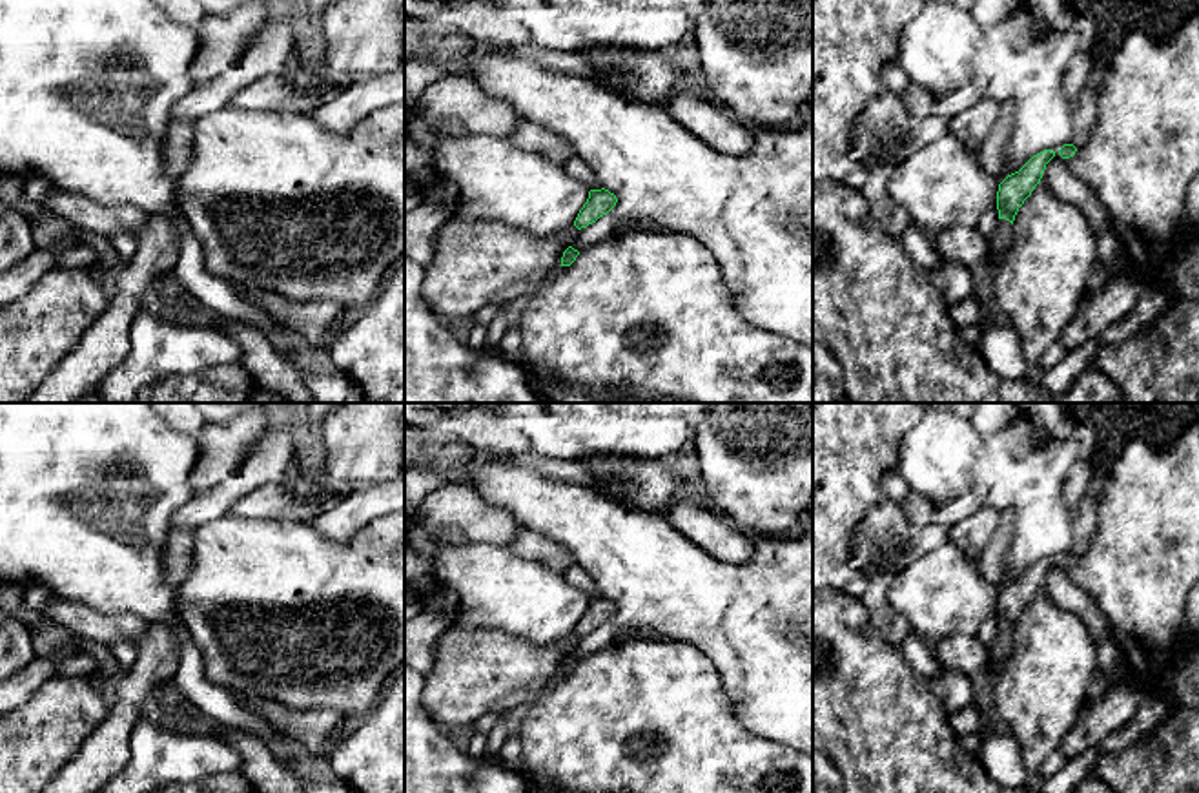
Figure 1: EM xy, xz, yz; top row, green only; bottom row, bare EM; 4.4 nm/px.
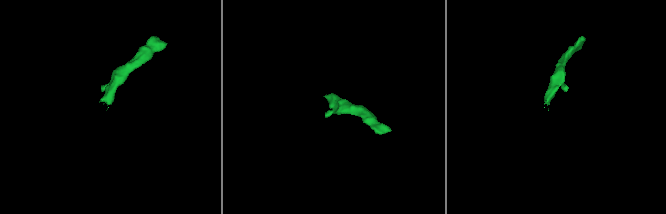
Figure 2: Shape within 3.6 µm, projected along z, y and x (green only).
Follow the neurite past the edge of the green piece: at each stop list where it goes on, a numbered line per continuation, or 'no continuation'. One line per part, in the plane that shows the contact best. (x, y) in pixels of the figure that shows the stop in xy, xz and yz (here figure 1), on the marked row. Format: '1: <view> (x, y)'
1: yz (1003, 239)

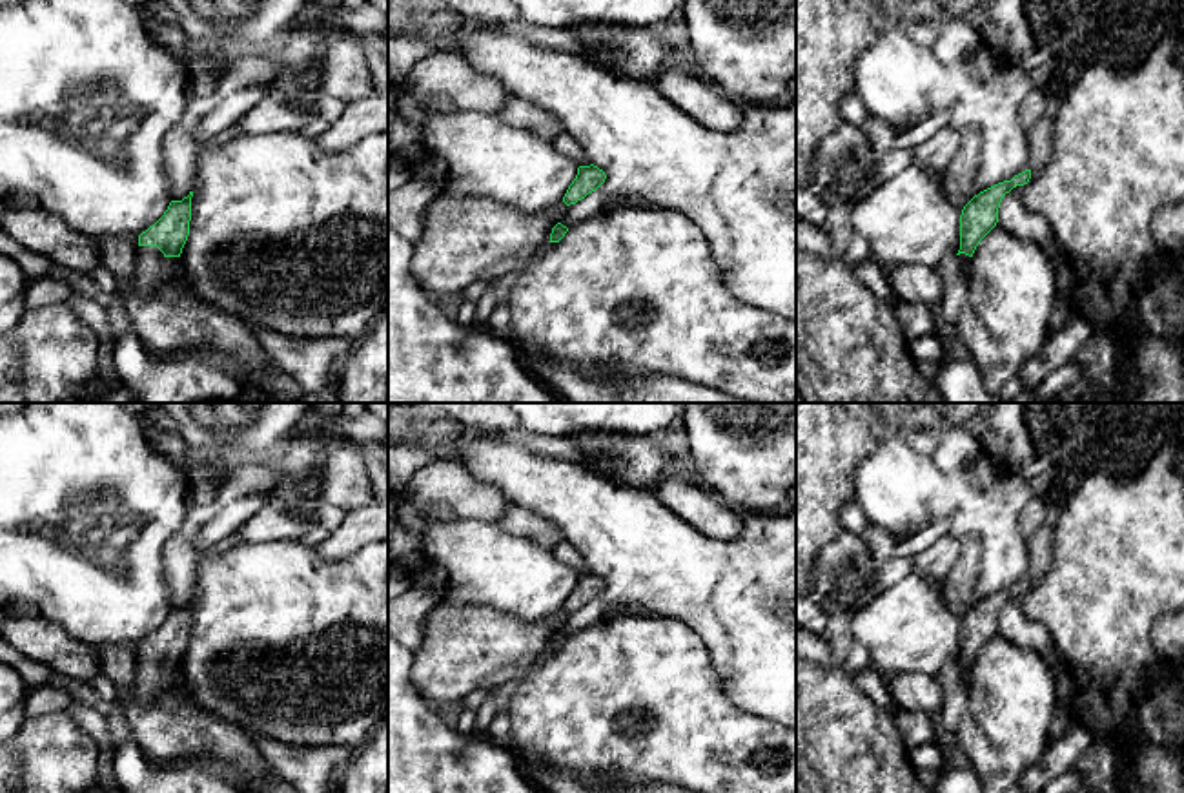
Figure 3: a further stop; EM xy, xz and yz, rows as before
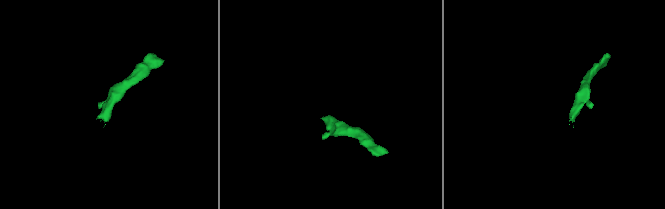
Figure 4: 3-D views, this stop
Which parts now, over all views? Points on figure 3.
1: xy (152, 270)

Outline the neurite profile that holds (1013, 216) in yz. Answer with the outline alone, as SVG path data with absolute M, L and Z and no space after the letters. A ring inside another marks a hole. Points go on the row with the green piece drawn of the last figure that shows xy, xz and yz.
M1016 188L1004 195L996 224L1018 239L1038 244L1055 266L1066 263L1066 252L1051 226L1044 217L1026 208Z

